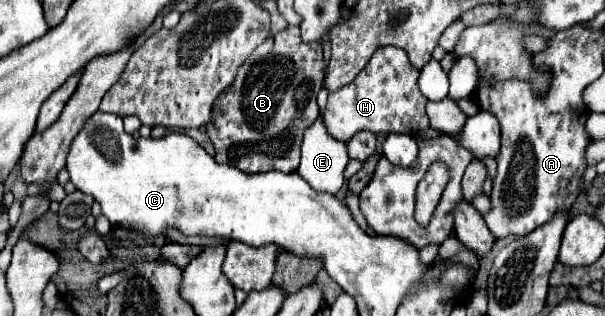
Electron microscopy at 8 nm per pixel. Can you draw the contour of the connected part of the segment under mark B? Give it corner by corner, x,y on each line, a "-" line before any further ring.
287,26
283,32
269,36
251,54
249,62
239,68
235,82
215,102
211,122
207,124
207,134
215,146
215,160
219,164
229,164
249,174
267,170
295,172
295,166
299,166
299,146
303,140
303,132
319,116
317,94
325,78
323,68
323,48
303,44
297,26

